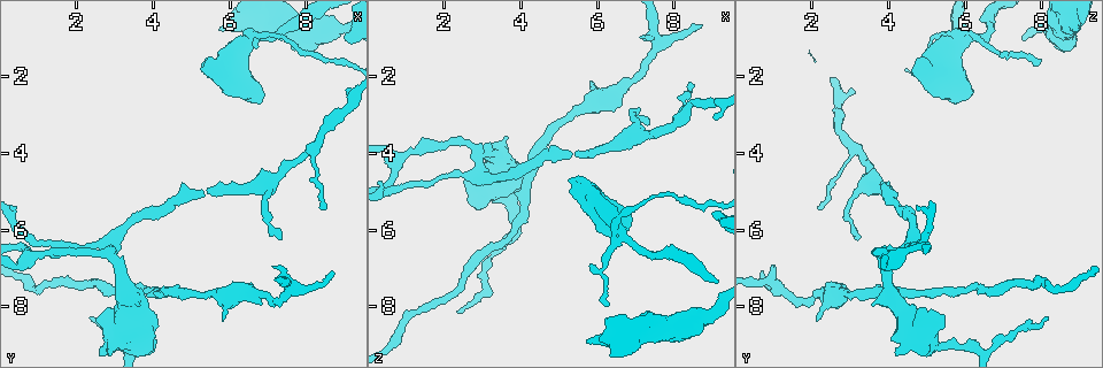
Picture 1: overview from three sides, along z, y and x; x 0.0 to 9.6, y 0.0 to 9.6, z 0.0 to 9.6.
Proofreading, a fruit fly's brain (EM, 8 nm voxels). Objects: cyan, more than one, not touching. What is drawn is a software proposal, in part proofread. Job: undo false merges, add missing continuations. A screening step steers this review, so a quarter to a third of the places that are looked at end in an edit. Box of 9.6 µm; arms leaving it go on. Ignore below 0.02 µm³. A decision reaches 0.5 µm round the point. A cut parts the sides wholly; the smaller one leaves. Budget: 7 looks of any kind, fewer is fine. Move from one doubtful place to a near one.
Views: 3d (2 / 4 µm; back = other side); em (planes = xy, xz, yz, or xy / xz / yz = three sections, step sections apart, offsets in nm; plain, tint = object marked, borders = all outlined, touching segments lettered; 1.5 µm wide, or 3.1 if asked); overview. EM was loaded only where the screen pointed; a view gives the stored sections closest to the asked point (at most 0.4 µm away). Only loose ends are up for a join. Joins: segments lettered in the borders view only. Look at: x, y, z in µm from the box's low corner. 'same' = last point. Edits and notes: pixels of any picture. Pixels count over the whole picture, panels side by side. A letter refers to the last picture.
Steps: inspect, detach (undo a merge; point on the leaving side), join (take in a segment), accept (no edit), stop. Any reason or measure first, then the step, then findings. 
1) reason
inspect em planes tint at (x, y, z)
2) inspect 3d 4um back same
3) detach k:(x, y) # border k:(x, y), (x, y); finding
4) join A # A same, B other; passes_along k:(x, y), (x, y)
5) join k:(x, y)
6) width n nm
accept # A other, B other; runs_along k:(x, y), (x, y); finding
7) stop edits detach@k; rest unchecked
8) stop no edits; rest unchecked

branch stops here
inspect 3d 2um at (8.70, 7.10, 0.65)

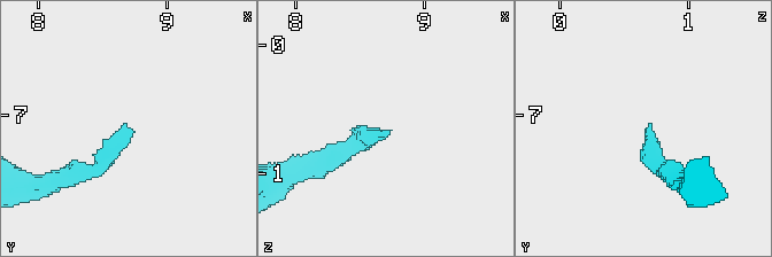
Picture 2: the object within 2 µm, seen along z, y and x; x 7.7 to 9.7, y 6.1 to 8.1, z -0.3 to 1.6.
need the tissue
inspect em xy step 8 tint at (8.72, 7.08, 0.70)

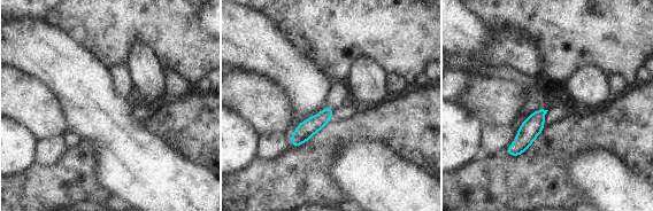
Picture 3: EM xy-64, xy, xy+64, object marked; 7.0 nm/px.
inspect em planes borders same

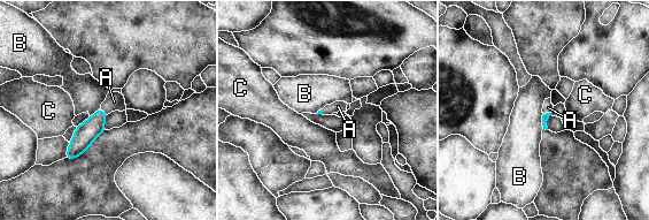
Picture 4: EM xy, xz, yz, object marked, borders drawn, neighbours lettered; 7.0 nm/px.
longest_contact B 100 nm
join A # A same, B other, C other; passes_along 4:(545, 118), (547, 113), (548, 107); the neuron continues

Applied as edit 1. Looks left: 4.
three arms meet
inspect em planes tint at (6.70, 1.05, 6.15)

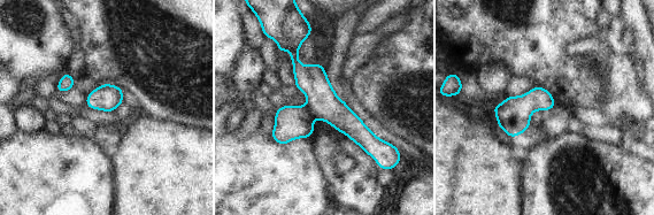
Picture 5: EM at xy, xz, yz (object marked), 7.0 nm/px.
inspect em planes borders same

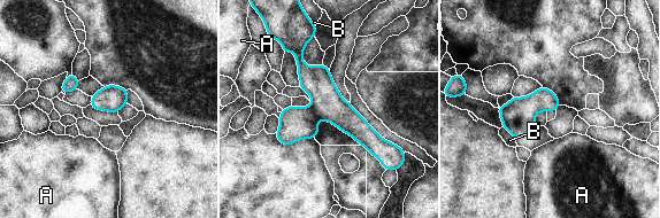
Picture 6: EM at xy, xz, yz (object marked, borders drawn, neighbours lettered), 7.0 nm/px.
longest_contact B 130 nm
detach 6:(327, 102) # A other, B other; border 6:(314, 113), (319, 118); two neurons meet here

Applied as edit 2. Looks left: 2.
stop edits join@4, detach@6; rest unchecked

